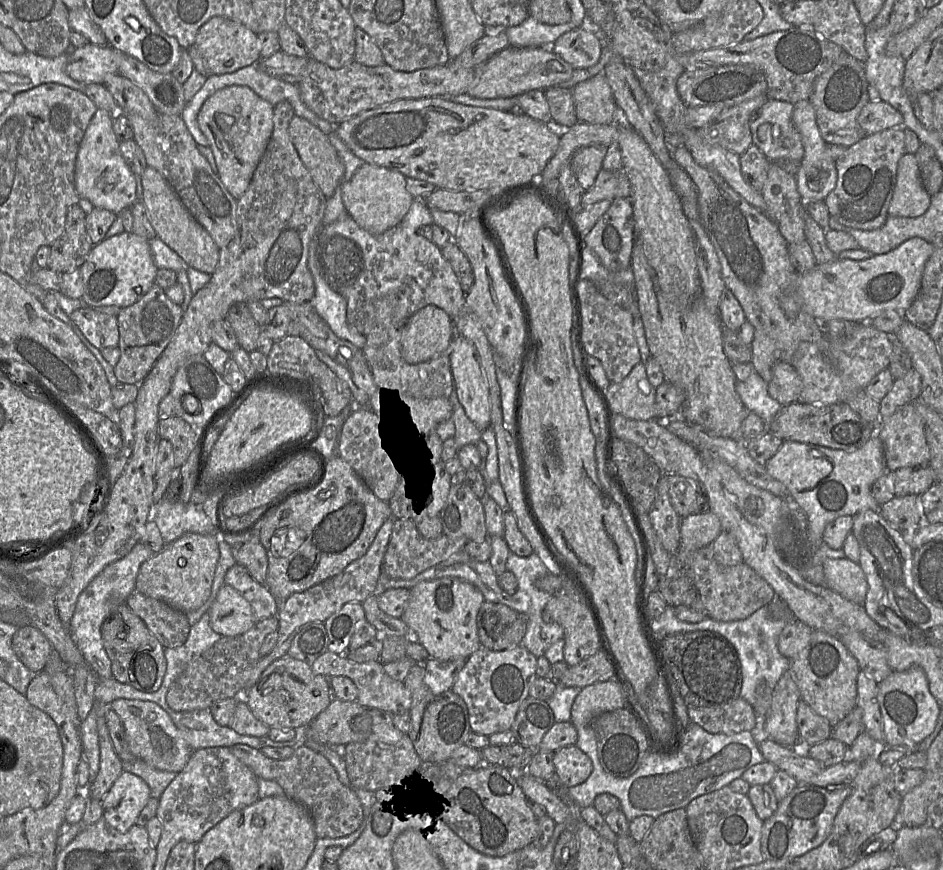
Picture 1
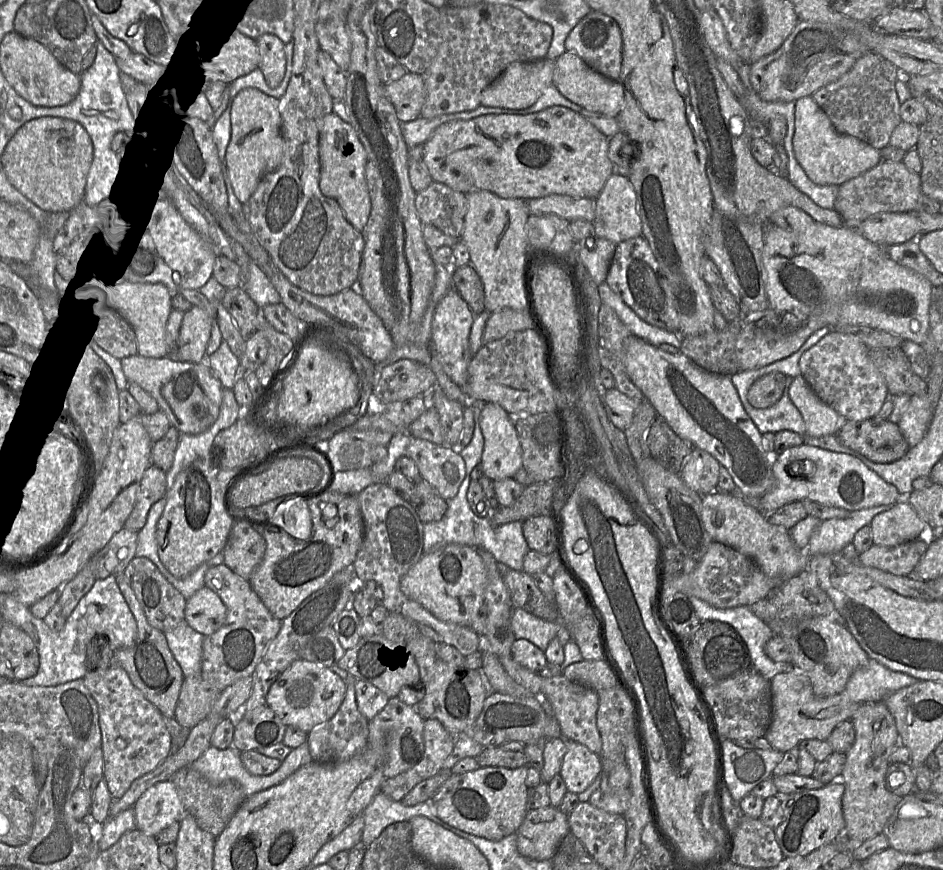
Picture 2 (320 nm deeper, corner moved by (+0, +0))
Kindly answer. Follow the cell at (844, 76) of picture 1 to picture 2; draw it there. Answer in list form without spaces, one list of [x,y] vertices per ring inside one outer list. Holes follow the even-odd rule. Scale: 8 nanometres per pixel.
[[[868,51],[838,80],[821,87],[813,99],[831,120],[837,132],[856,137],[881,150],[889,145],[894,129],[902,122],[895,83],[900,75],[890,61]]]

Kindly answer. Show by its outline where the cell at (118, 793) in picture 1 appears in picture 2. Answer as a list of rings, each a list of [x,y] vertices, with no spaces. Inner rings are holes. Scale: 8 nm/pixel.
[[[171,780],[161,781],[147,789],[133,806],[136,830],[157,835],[187,814]]]

